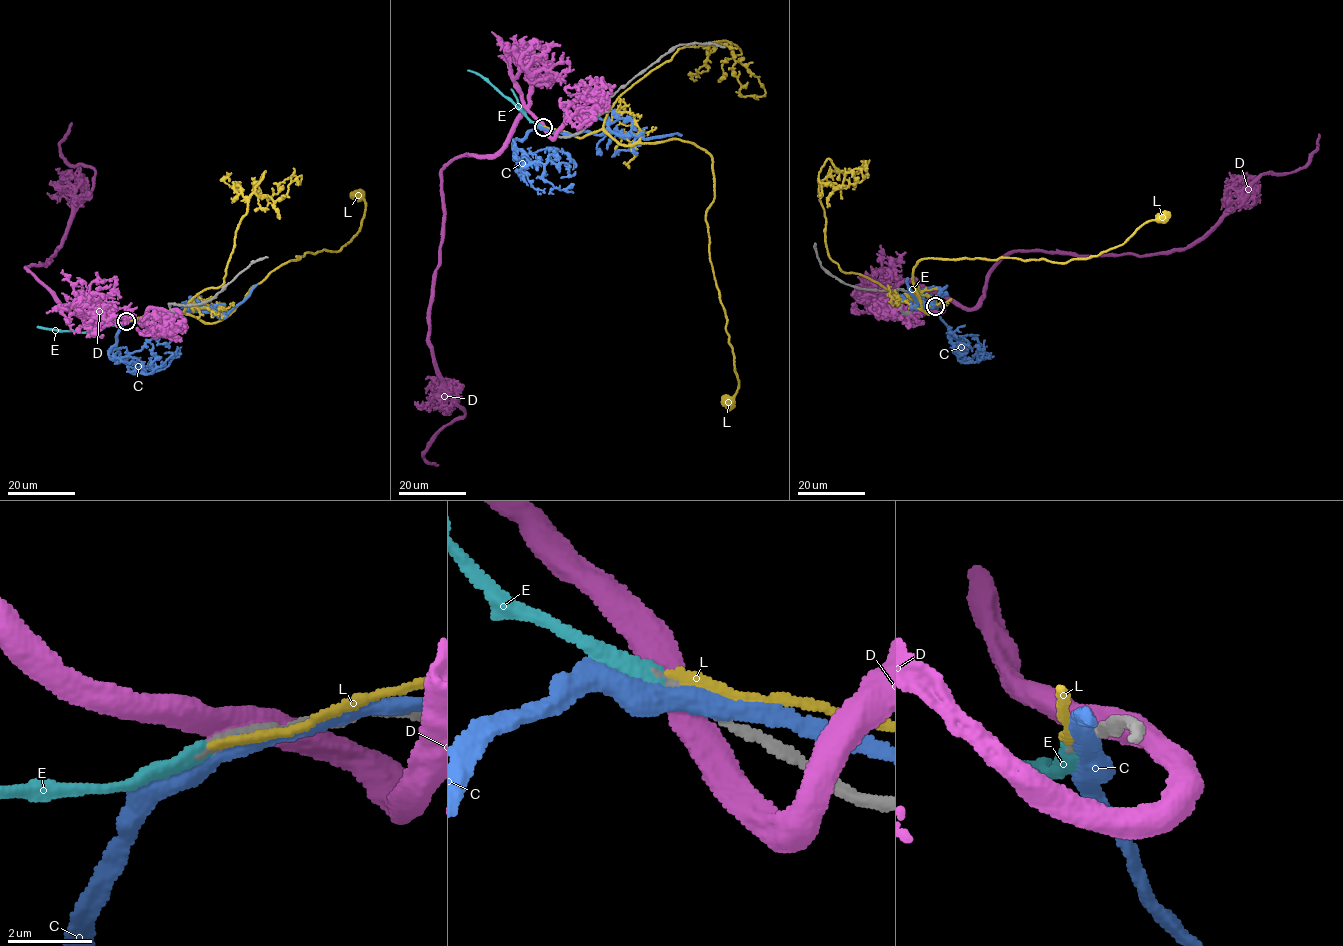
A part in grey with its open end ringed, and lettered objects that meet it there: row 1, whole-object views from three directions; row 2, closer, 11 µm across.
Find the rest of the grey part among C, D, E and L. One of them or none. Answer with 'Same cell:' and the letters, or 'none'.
Same cell: E

